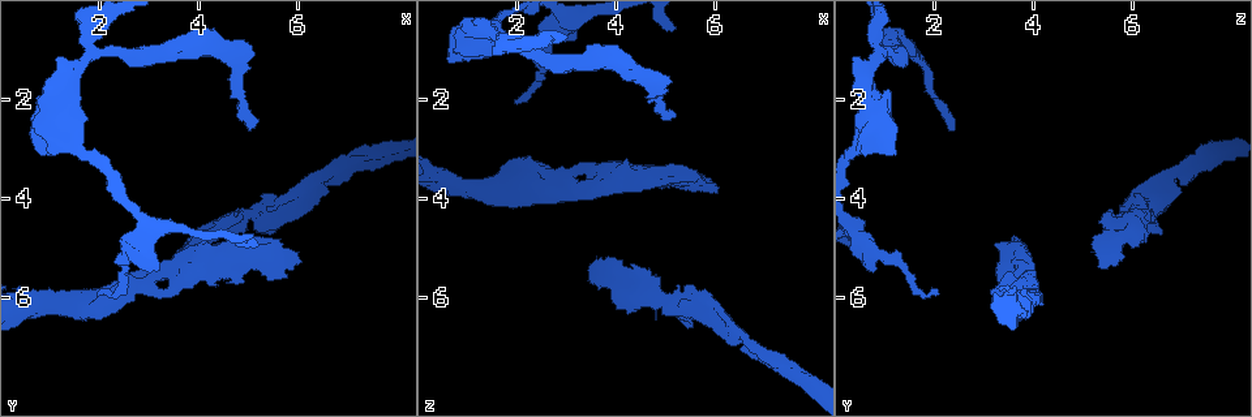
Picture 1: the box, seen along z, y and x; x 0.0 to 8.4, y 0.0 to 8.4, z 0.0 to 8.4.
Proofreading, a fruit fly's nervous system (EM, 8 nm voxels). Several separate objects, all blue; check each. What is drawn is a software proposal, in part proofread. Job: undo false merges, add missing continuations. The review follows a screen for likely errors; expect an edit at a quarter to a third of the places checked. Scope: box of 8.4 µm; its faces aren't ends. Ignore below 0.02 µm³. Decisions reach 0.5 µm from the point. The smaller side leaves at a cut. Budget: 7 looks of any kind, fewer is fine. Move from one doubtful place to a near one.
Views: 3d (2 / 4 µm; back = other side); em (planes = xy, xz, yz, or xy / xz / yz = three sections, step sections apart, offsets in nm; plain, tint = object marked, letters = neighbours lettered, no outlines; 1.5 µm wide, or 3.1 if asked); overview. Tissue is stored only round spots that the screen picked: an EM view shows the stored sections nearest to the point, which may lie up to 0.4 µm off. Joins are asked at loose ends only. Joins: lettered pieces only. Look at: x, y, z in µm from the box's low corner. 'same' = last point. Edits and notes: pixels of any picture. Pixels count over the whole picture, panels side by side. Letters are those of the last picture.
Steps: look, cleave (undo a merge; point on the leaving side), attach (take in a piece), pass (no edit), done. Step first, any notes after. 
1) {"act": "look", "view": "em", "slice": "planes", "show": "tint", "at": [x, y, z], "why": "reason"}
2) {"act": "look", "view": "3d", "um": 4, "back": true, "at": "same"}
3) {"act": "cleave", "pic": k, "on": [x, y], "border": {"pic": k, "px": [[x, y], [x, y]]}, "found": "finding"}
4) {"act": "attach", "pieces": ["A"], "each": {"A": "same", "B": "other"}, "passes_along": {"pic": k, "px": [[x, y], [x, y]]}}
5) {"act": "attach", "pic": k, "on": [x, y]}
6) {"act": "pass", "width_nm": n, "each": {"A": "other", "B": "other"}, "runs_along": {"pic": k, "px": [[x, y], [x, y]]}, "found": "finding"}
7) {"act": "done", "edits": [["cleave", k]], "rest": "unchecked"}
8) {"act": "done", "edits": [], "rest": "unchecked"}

{"act": "look", "view": "em", "slice": "planes", "show": "letters", "at": [5.20, 4.90, 0.60], "why": "tapers out"}

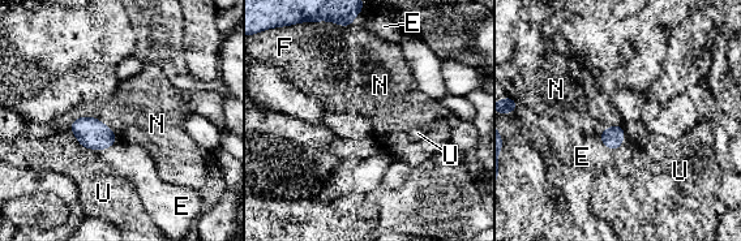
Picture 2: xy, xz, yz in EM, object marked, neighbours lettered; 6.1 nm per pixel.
{"act": "pass", "width_nm": 140, "each": {"E": "other", "F": "other", "N": "other", "U": "other"}, "found": "none of them fits"}

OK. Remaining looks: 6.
{"act": "look", "view": "3d", "um": 2, "back": true, "at": [1.85, 1.10, 0.90], "why": "three-way junction"}

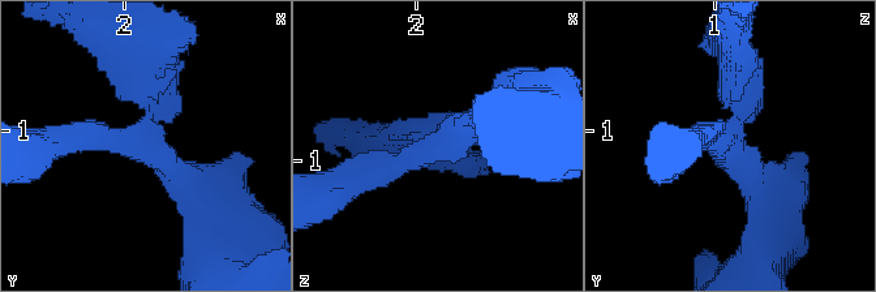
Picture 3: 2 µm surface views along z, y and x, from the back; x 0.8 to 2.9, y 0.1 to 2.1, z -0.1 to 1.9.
{"act": "look", "view": "em", "slice": "planes", "show": "letters", "at": [1.84, 1.08, 0.88], "arms": 3, "arm_widths_nm": [180, 280, 280]}

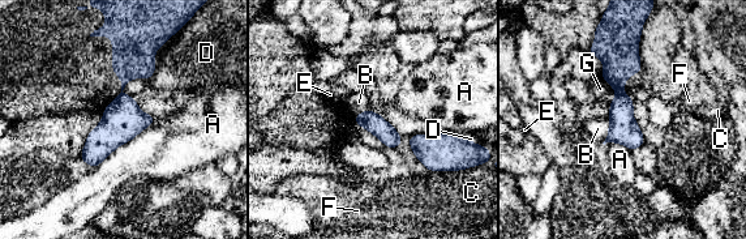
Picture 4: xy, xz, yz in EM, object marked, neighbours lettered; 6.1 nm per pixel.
{"act": "cleave", "pic": 4, "on": [620, 52], "each": {"A": "other", "B": "other", "C": "other", "D": "other", "E": "other", "F": "other", "G": "other"}, "border": {"pic": 4, "px": [[618, 92], [622, 93]]}, "found": "a second neuron is stuck on"}

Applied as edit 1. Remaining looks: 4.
{"act": "look", "view": "em", "slice": "planes", "show": "letters", "at": [4.95, 0.85, 1.50], "why": "branch stops here"}

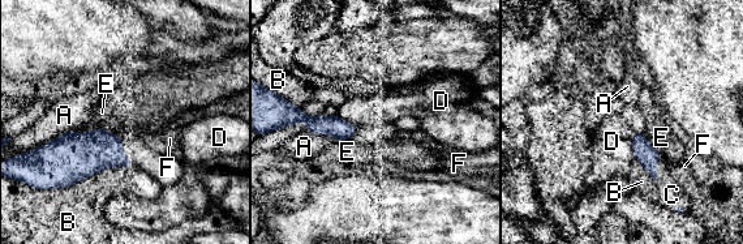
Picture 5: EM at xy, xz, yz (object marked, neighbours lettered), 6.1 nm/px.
{"act": "pass", "each": {"A": "other", "B": "other", "C": "other", "D": "other", "E": "other", "F": "other"}, "runs_along": {"pic": 5, "px": [[276, 118], [352, 128]]}, "found": "none of them fits"}

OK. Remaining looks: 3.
{"act": "done", "edits": [["cleave", 4]], "rest": "unchecked"}

